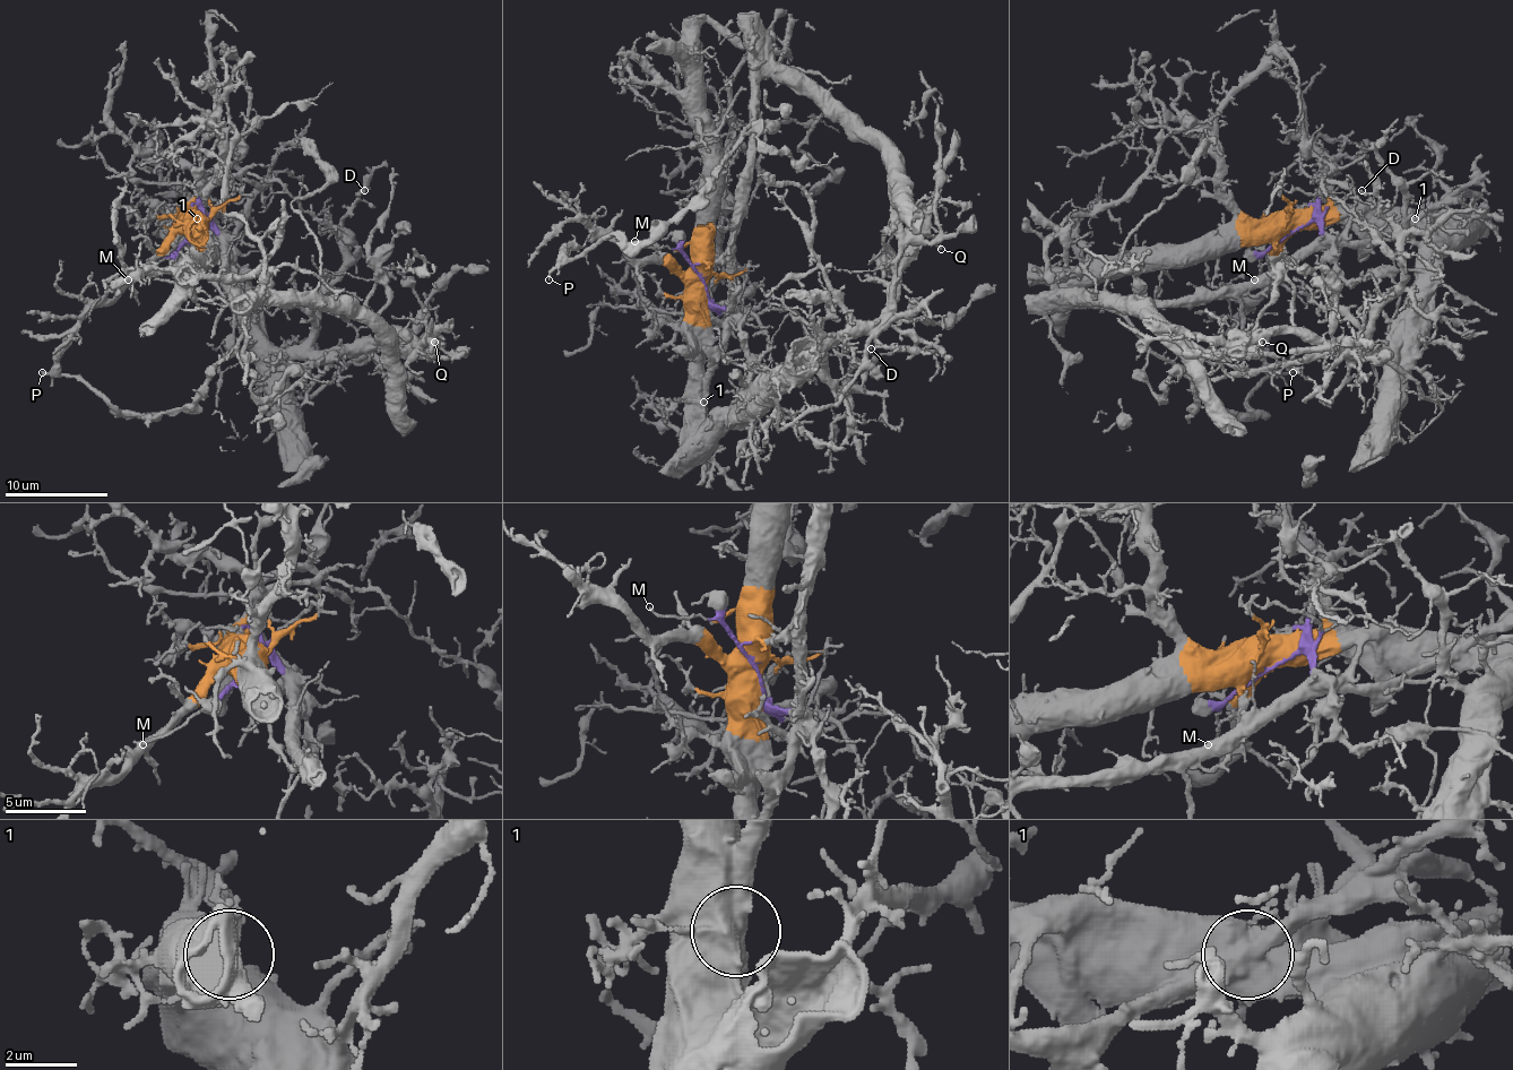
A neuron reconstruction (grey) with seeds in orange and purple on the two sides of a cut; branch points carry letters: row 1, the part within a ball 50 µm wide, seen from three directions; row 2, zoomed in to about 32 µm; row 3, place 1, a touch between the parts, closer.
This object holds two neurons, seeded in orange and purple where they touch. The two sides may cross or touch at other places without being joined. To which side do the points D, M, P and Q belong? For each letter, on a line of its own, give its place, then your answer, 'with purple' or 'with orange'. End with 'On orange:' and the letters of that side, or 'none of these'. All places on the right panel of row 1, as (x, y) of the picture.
D: at (1362, 190); with orange
M: at (1254, 279); with purple
P: at (1293, 372); with purple
Q: at (1262, 342); with purple
On orange: D

